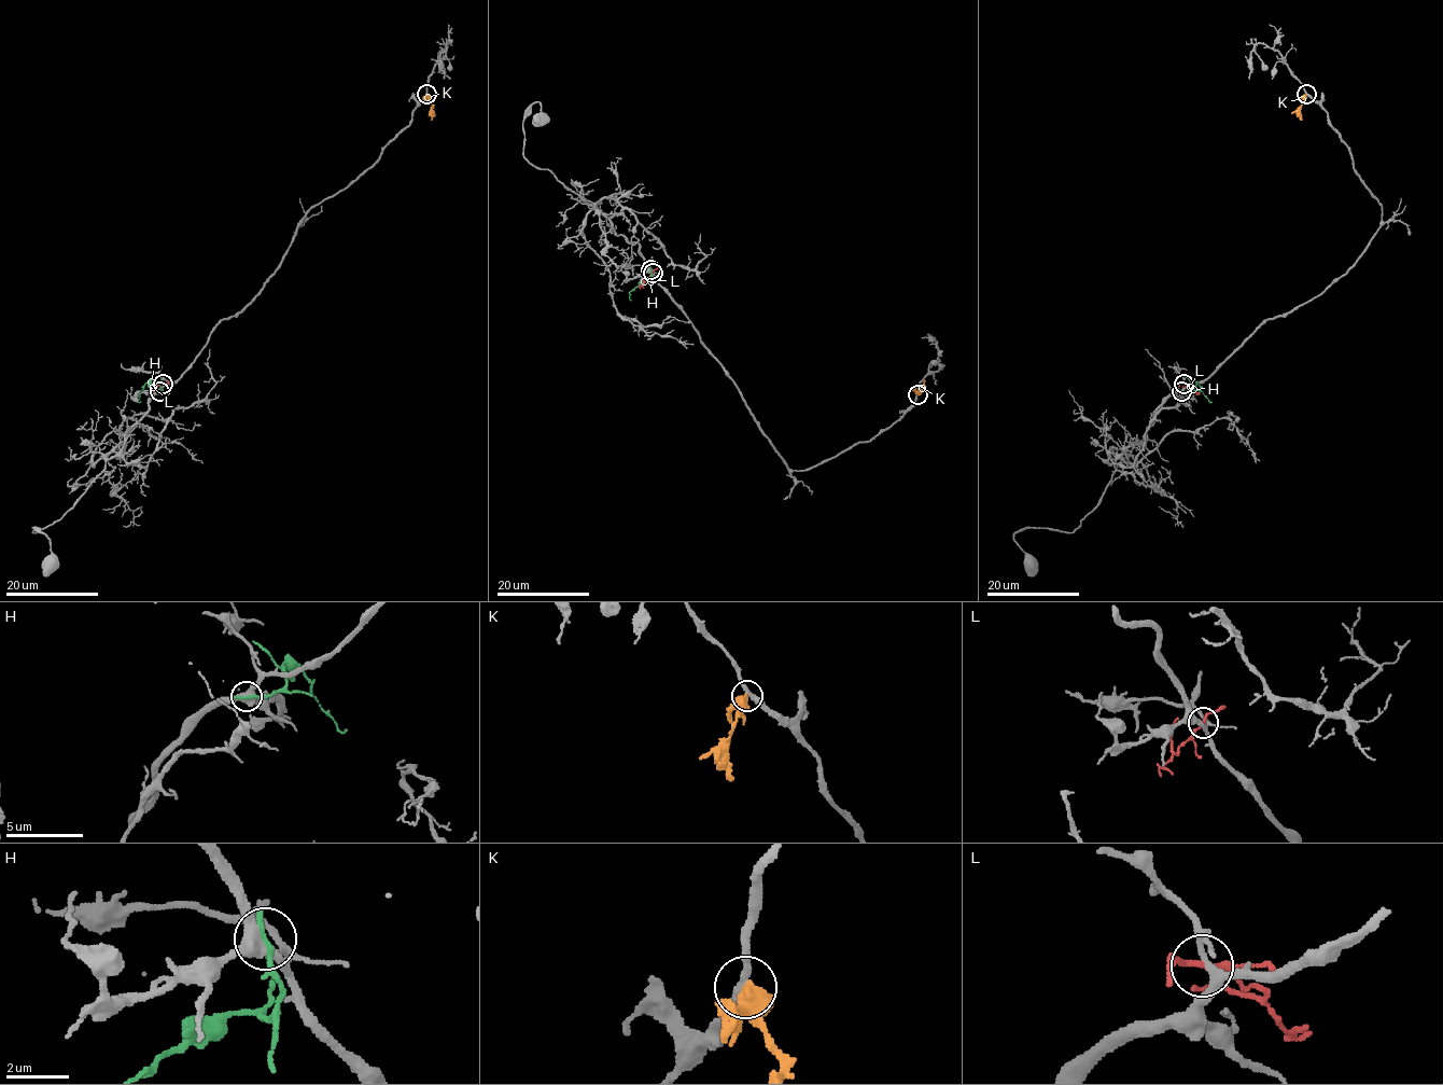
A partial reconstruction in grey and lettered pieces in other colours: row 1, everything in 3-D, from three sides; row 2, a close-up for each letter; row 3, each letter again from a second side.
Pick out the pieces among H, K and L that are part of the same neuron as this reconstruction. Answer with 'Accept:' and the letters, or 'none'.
Accept: none

